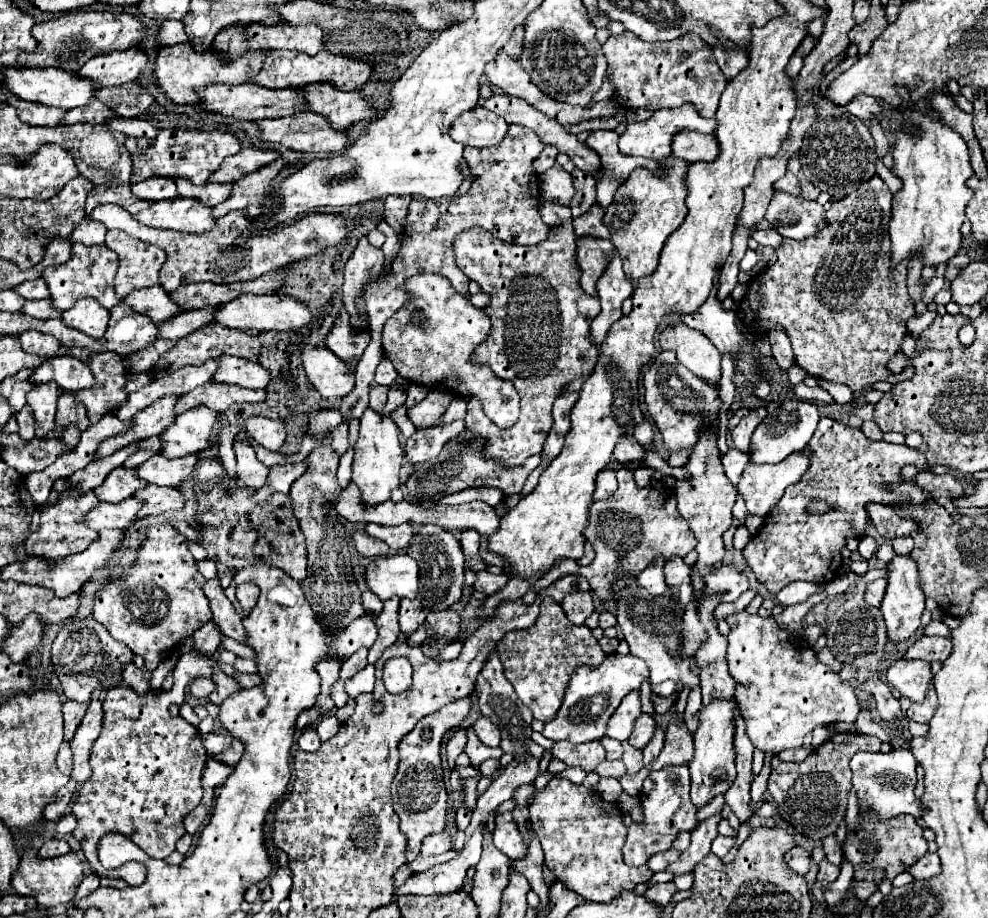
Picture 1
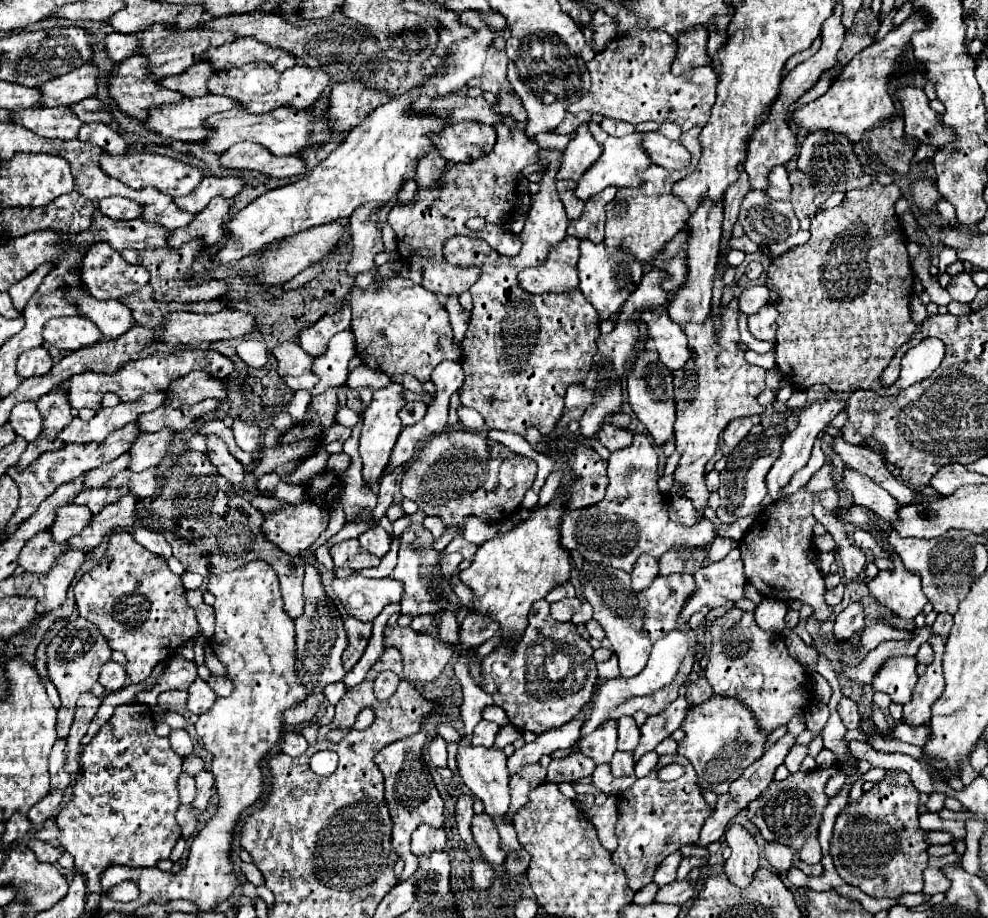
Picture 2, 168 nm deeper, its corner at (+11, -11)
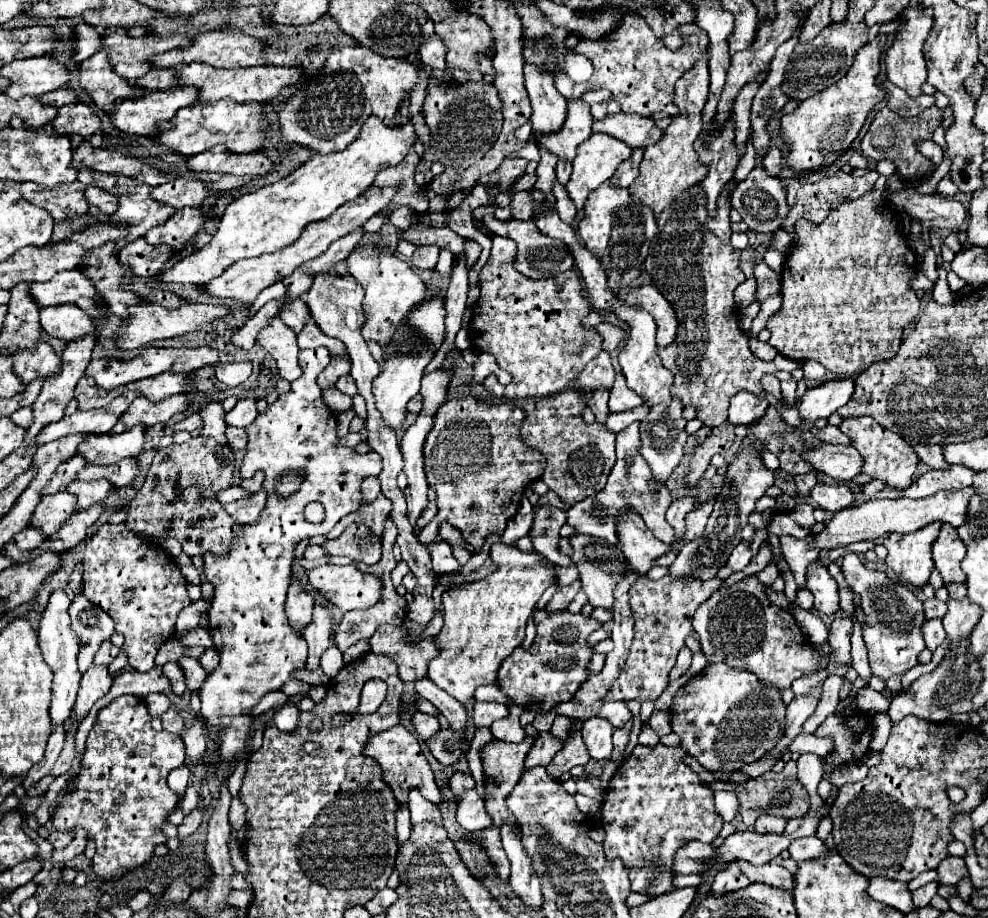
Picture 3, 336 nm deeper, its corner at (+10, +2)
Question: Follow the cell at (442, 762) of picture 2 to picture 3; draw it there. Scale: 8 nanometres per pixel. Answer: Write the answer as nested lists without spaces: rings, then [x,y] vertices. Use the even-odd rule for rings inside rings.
[[[414,712],[412,722],[414,722],[414,728],[416,728],[420,740],[428,740],[432,734],[436,734],[436,730],[440,730],[440,724],[438,724],[436,716]]]

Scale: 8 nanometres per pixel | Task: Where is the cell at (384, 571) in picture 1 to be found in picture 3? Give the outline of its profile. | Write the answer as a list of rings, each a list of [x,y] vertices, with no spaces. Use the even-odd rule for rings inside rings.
[[[354,564],[318,566],[308,570],[306,578],[312,592],[320,592],[326,604],[342,612],[364,610],[380,600],[382,582],[372,574],[360,572]]]

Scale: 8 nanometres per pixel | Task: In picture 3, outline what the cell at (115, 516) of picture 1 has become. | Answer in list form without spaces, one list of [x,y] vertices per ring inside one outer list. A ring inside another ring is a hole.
[[[68,492],[44,496],[30,518],[30,526],[38,528],[42,534],[54,534],[56,526],[60,526],[60,522],[64,522],[74,512],[74,508],[76,498],[72,498]]]

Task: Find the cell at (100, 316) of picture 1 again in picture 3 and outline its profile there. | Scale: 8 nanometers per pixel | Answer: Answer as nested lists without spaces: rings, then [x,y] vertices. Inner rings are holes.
[[[68,304],[40,308],[40,324],[46,330],[46,334],[66,342],[94,332],[94,320],[78,306]]]

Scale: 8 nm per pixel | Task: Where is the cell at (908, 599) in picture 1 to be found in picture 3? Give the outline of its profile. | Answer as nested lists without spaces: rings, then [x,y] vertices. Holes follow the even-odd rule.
[[[932,522],[912,534],[890,534],[884,538],[884,546],[888,550],[888,556],[886,556],[886,564],[902,578],[906,578],[912,586],[918,586],[922,588],[928,578],[930,578],[930,572],[934,570],[934,560],[932,560],[932,544],[936,542],[938,538],[938,530],[940,530],[940,522]]]

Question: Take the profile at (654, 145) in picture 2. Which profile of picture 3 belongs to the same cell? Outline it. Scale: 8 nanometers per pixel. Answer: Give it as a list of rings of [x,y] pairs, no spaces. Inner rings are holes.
[[[606,114],[600,120],[594,120],[592,132],[608,134],[616,140],[622,140],[630,148],[646,148],[650,144],[656,144],[662,130],[654,126],[652,118],[640,118],[636,114]]]

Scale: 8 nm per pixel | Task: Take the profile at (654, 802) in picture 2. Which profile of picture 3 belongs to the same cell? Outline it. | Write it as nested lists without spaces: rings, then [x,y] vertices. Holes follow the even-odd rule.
[[[638,744],[632,752],[632,760],[624,760],[616,774],[610,780],[608,790],[602,800],[602,828],[606,832],[604,838],[604,854],[606,858],[620,858],[628,870],[630,890],[638,894],[646,894],[648,898],[656,898],[672,892],[674,886],[674,854],[690,840],[712,842],[718,838],[724,820],[714,810],[714,794],[700,784],[700,778],[684,764],[684,756],[688,756],[680,746],[668,748],[658,744],[654,748]]]

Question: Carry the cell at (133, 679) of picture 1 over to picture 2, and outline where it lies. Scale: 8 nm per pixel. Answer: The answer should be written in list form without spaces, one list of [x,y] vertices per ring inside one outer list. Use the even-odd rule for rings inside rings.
[[[115,661],[105,663],[103,671],[99,675],[99,683],[105,687],[107,693],[123,689],[125,687],[125,669],[119,663],[115,663]]]

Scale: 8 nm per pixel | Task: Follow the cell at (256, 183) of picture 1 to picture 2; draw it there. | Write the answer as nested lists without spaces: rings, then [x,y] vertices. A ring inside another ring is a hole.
[[[213,197],[211,203],[195,217],[193,223],[189,223],[183,229],[177,229],[171,233],[173,241],[171,247],[179,247],[191,239],[205,239],[205,245],[215,245],[225,237],[225,229],[221,229],[225,217],[231,215],[231,209],[235,205],[235,197]]]

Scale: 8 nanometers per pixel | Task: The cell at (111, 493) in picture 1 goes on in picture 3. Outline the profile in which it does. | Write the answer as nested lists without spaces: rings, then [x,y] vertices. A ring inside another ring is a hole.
[[[74,480],[68,484],[66,490],[78,498],[76,502],[76,512],[78,512],[78,510],[86,510],[92,504],[102,502],[110,494],[112,484],[104,480],[96,480],[96,482],[76,482]]]

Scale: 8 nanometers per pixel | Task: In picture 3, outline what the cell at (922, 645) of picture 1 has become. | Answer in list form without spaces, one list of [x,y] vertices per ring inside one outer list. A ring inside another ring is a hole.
[[[932,618],[932,620],[926,620],[924,626],[922,626],[922,632],[924,632],[924,640],[926,640],[926,648],[928,650],[936,650],[944,638],[946,638],[946,632],[944,632],[944,626],[942,626],[942,620],[940,618]]]

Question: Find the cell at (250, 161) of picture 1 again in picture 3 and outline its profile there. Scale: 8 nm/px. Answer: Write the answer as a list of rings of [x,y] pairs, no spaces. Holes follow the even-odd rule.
[[[174,178],[166,184],[152,188],[152,200],[156,200],[158,204],[166,204],[174,210],[182,210],[184,206],[190,206],[190,208],[200,206],[206,194],[208,194],[206,182],[184,180],[184,178]]]

